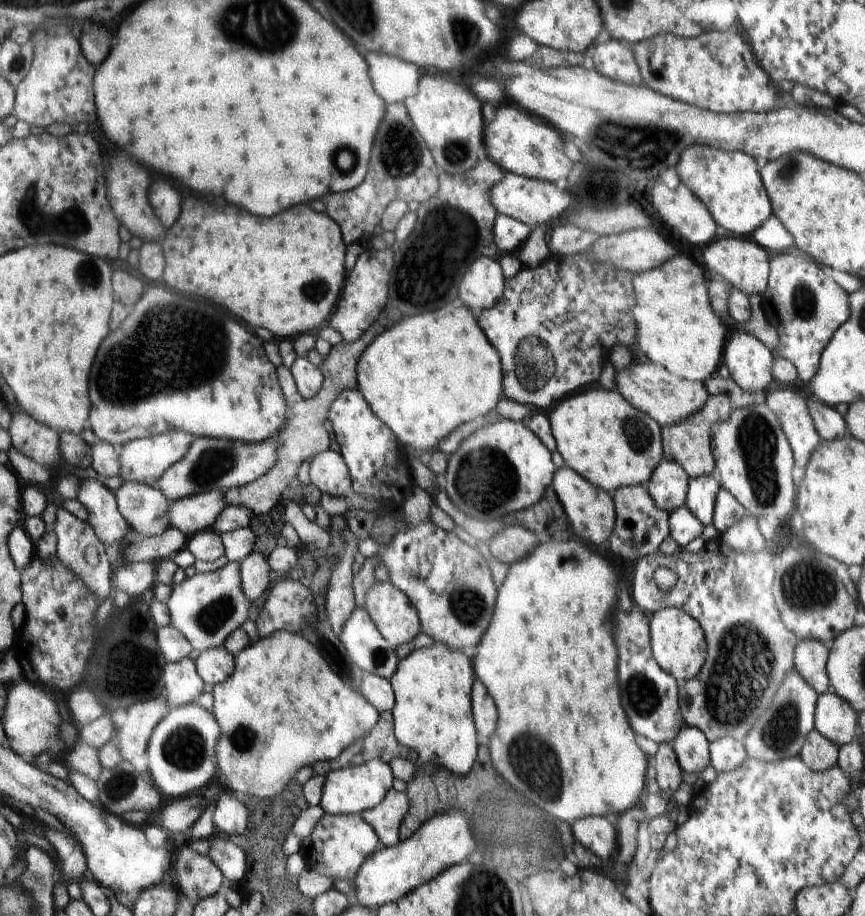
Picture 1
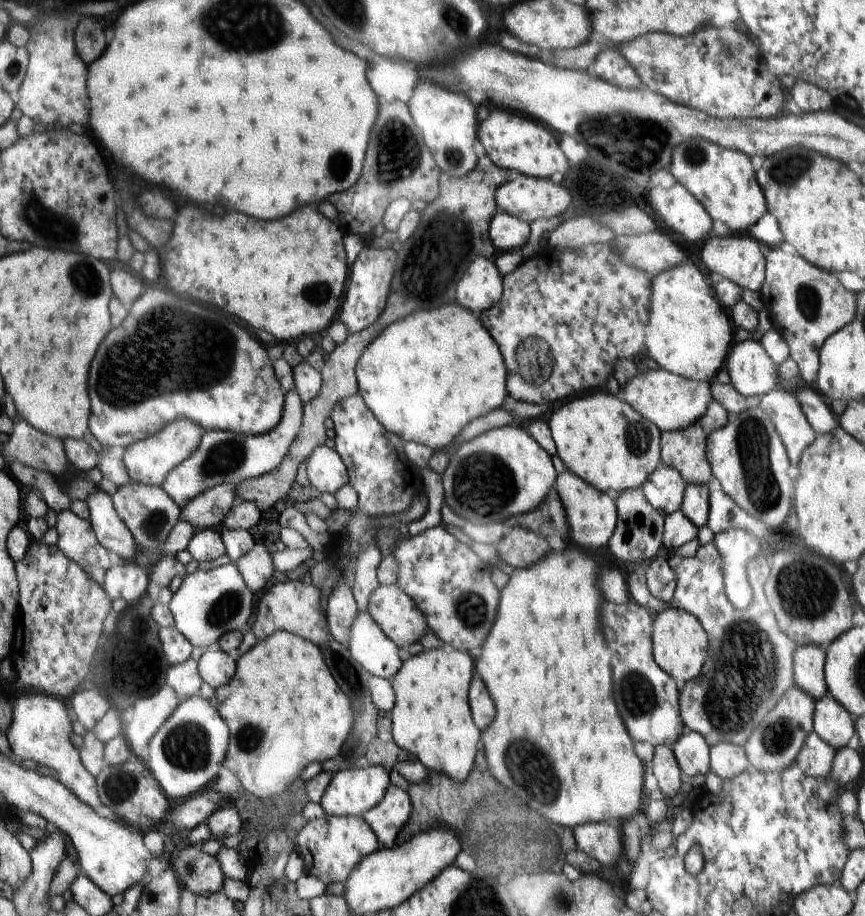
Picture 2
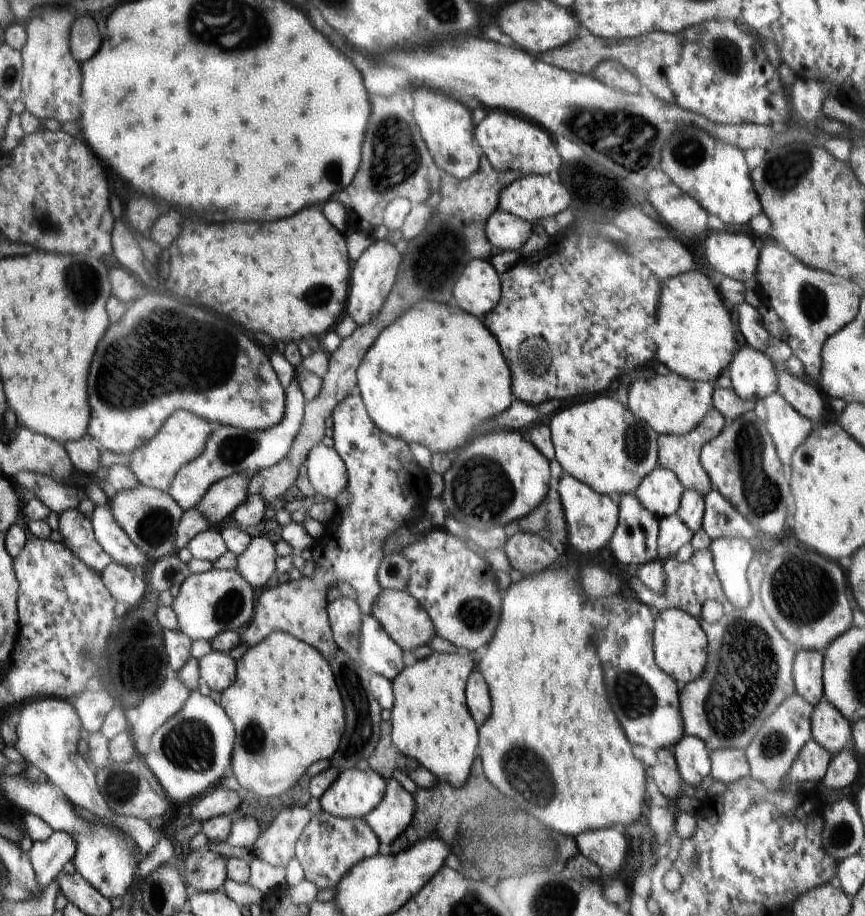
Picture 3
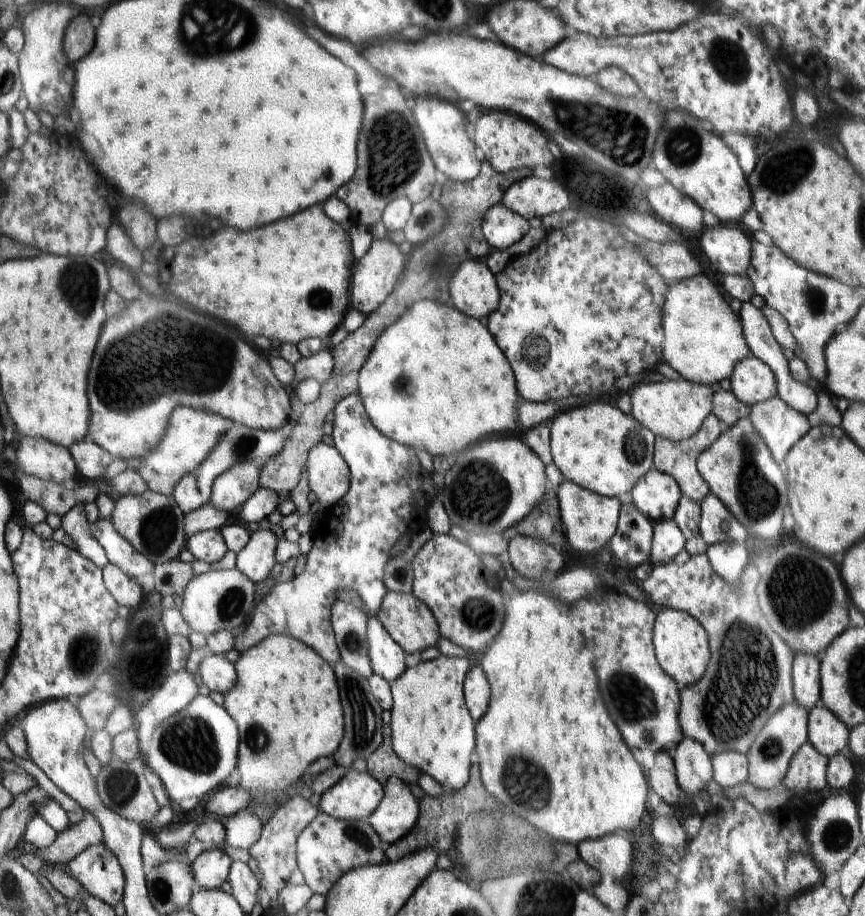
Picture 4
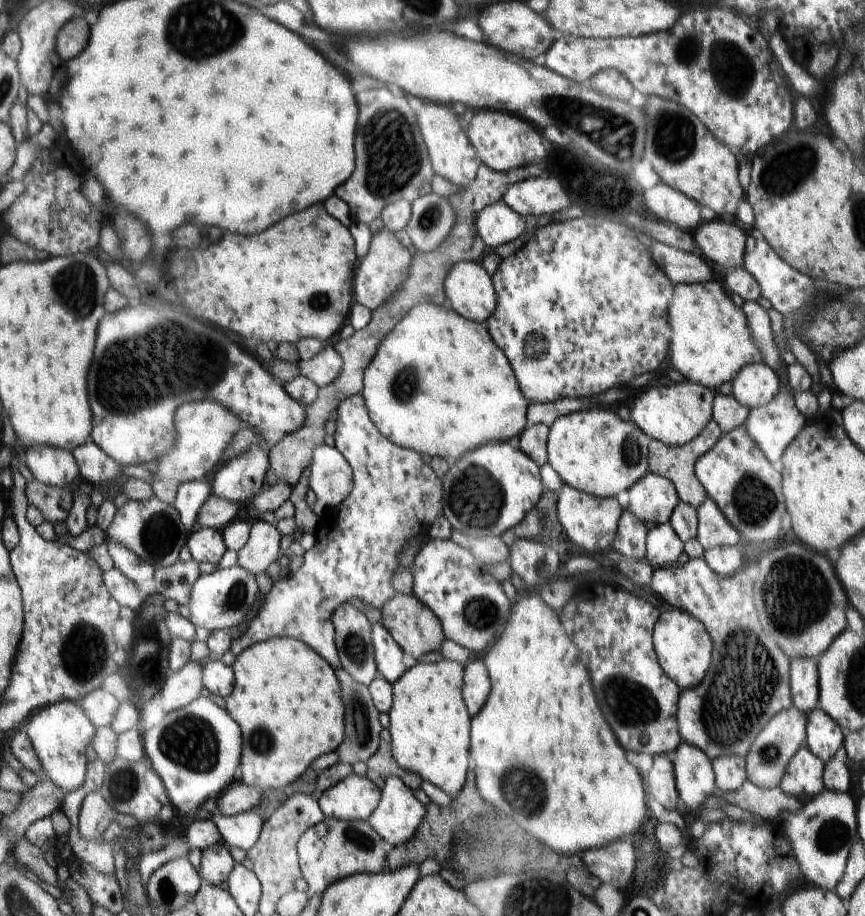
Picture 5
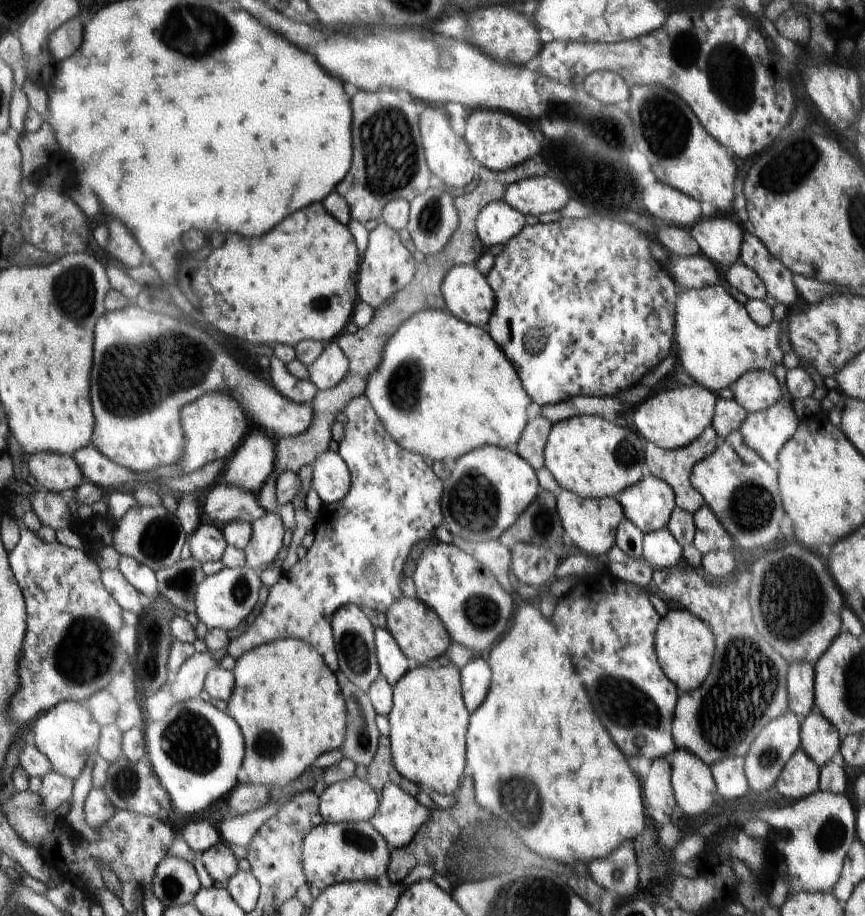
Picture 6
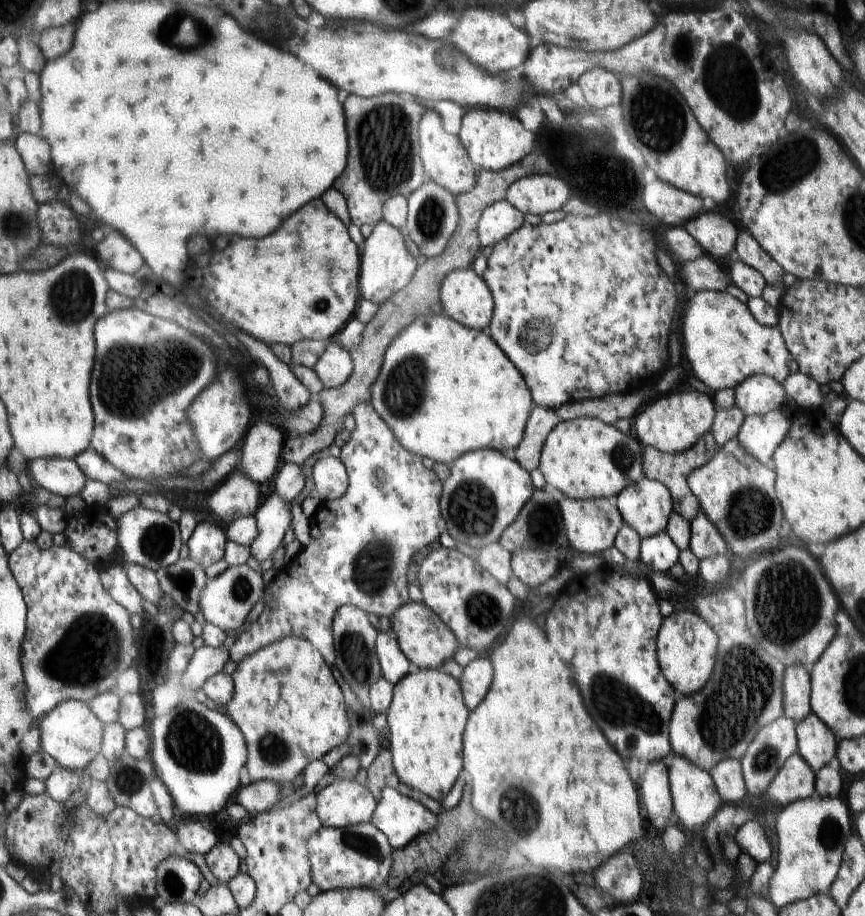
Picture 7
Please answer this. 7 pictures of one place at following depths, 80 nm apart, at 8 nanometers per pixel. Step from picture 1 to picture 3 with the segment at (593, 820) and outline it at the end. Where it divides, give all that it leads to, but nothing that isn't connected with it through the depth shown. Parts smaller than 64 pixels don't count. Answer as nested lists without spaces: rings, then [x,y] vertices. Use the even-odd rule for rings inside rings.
[[[604,828],[598,832],[588,830],[578,834],[575,841],[581,856],[594,862],[603,873],[608,870],[610,874],[616,874],[630,853],[624,835],[614,828]]]

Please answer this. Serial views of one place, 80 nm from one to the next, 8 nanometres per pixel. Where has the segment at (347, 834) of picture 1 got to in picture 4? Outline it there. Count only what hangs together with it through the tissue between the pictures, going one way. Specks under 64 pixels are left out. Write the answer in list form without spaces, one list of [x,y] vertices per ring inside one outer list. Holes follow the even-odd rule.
[[[319,813],[317,819],[297,838],[297,867],[315,894],[326,895],[350,870],[384,862],[380,836],[368,822],[333,818]]]

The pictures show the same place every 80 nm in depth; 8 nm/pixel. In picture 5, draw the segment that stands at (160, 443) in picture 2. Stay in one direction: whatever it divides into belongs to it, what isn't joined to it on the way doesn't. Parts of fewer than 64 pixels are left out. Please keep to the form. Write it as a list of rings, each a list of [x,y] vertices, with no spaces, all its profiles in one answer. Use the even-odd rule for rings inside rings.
[[[201,400],[195,403],[182,404],[177,409],[173,423],[177,429],[173,449],[156,461],[159,468],[153,474],[157,475],[158,480],[151,483],[155,496],[162,502],[171,505],[176,500],[177,489],[182,484],[186,481],[202,480],[208,475],[208,472],[213,473],[224,462],[223,459],[226,458],[226,450],[228,450],[229,444],[234,437],[237,437],[237,432],[242,429],[242,423],[244,424],[243,420],[236,413],[213,400]]]

